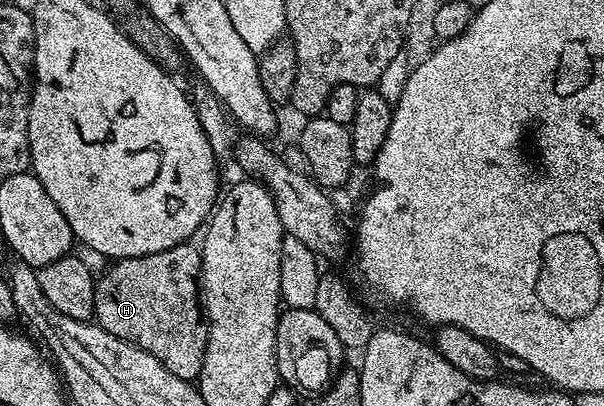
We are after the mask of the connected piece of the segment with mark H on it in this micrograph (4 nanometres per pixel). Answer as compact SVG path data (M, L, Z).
M194 244L117 259L97 279L92 318L112 336L139 346L156 356L168 372L193 383L204 364L208 326L200 305L202 252L197 245L190 245Z

